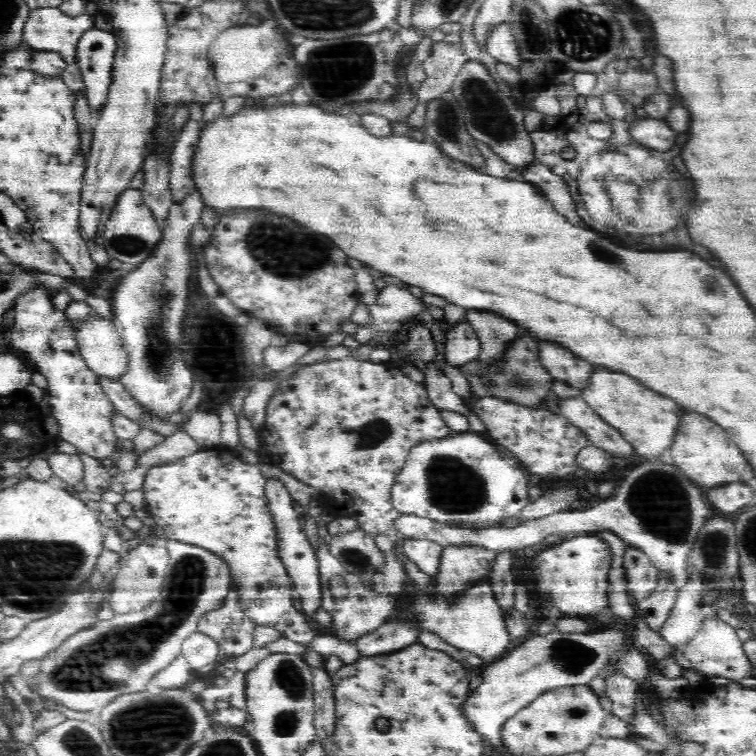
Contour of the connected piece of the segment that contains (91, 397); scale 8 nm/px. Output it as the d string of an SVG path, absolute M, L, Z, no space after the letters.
M34 286L14 298L15 323L8 334L13 349L20 350L25 358L36 364L38 373L48 381L50 389L49 409L59 424L59 438L72 443L77 452L102 459L112 455L119 444L114 420L119 409L108 398L100 383L100 376L88 368L79 350L79 328L87 326L98 317L96 312L83 315L80 319L67 316L65 310L56 310L52 304L55 292L44 286Z

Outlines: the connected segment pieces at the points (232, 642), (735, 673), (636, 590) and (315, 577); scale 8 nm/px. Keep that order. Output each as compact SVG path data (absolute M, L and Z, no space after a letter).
M231 591L220 608L204 614L197 626L198 631L210 635L212 639L216 639L218 645L222 647L222 651L224 651L223 659L236 658L255 648L253 644L253 633L256 625L244 615L237 602L238 597Z
M716 616L704 617L700 626L697 634L682 646L682 657L689 662L690 666L705 676L721 675L733 680L742 678L742 676L751 676L754 672L754 664L746 657L743 643L738 638L736 629Z
M634 546L627 547L624 562L628 592L632 593L638 601L650 598L656 589L659 572L654 562L646 553Z
M268 478L264 482L265 495L267 496L268 504L270 505L272 516L275 517L275 523L279 533L279 552L283 559L283 564L288 569L288 573L294 581L294 593L298 600L299 607L312 618L313 613L321 607L321 589L320 580L317 570L316 555L308 542L306 535L300 528L300 522L296 511L293 509L289 495L288 487L278 478Z

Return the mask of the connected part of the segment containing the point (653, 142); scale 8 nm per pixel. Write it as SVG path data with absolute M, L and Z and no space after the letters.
M649 118L638 119L629 132L635 142L656 151L670 151L678 138L678 131L670 128L664 121Z

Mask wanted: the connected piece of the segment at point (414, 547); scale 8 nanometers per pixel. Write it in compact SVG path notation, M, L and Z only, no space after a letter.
M403 538L399 546L402 554L424 575L434 578L438 574L444 550L442 544L429 538Z

